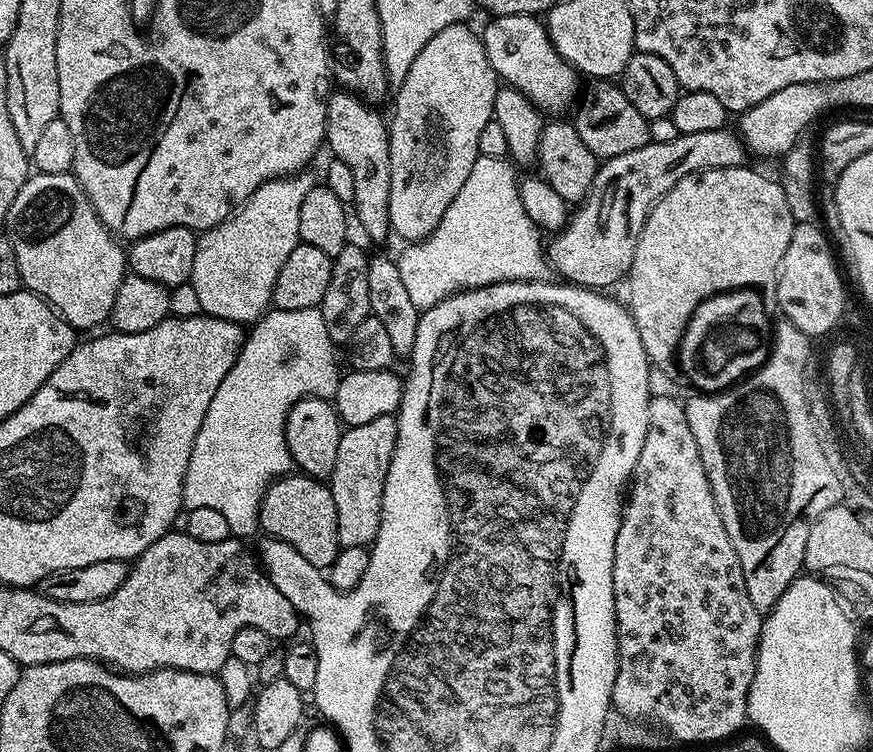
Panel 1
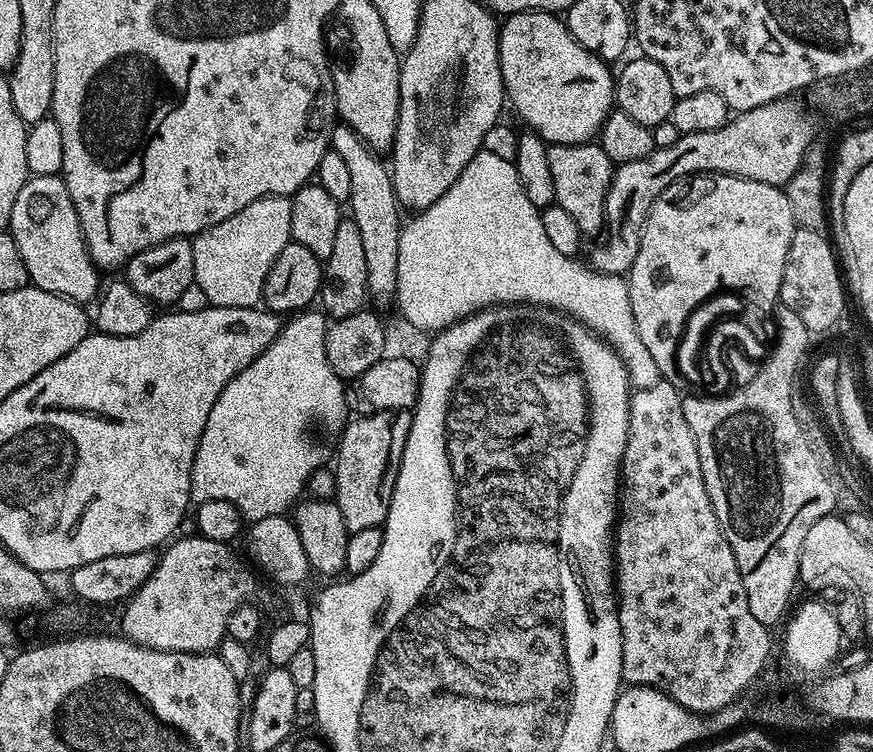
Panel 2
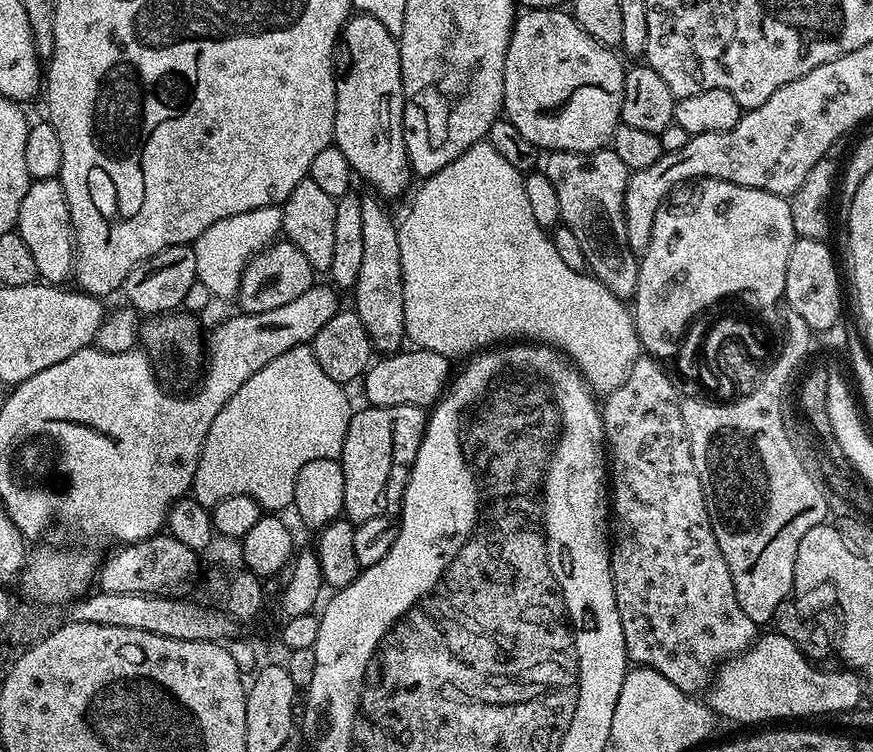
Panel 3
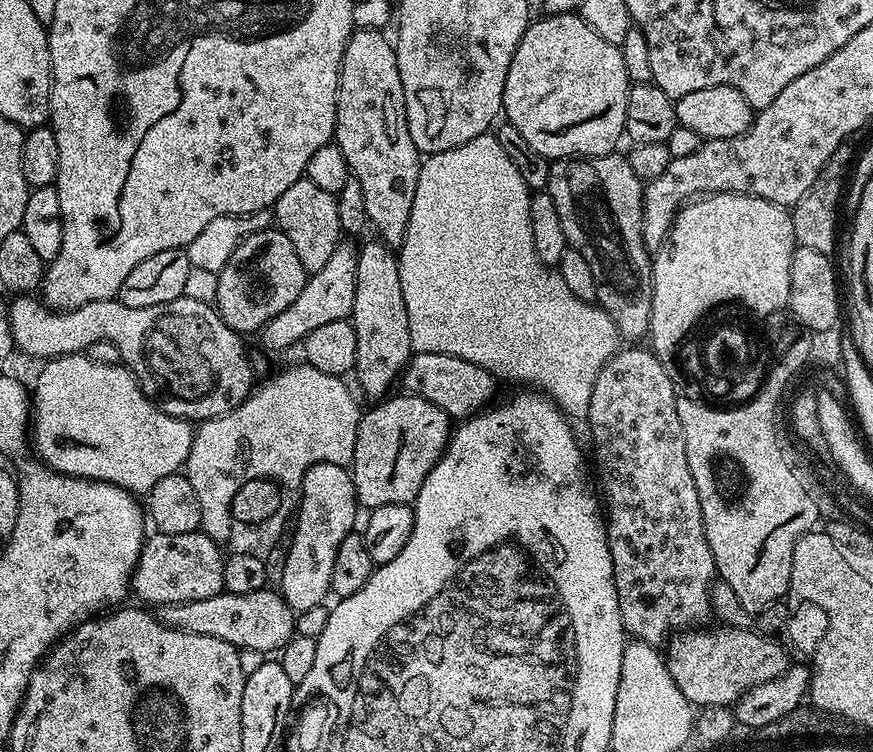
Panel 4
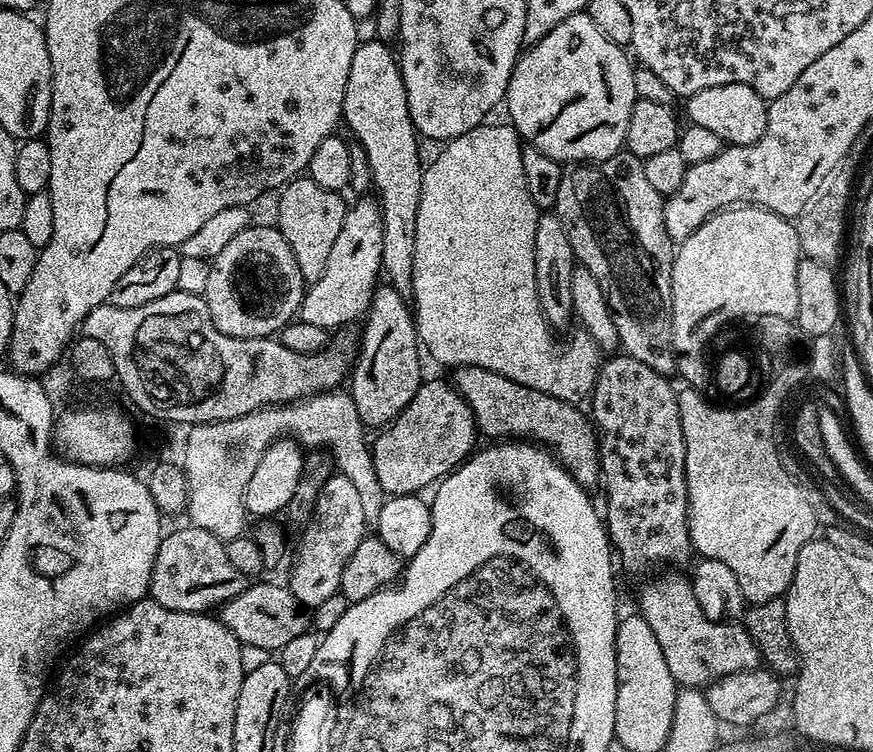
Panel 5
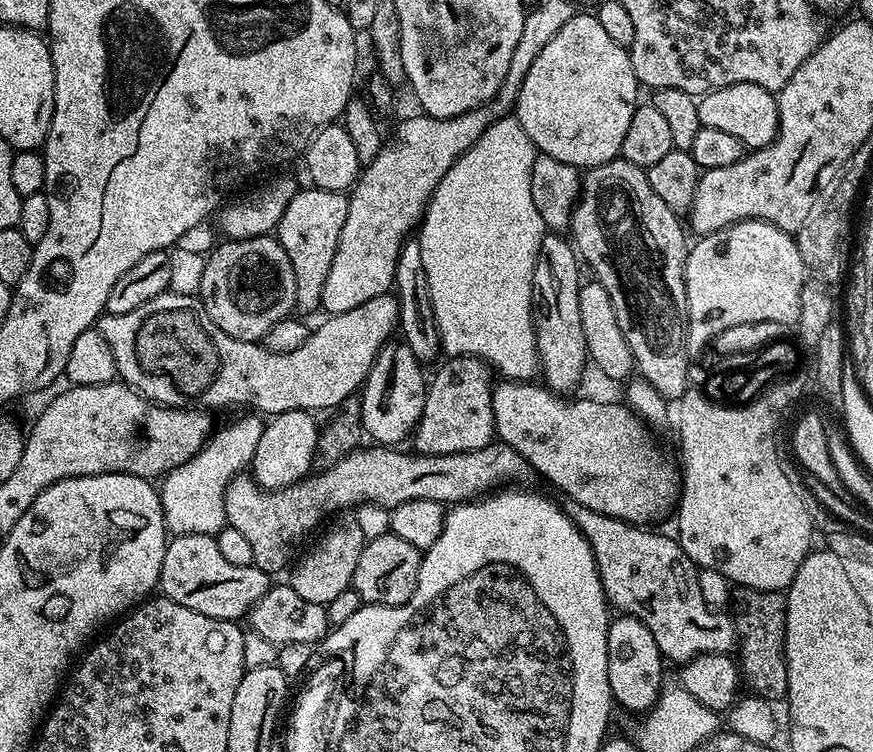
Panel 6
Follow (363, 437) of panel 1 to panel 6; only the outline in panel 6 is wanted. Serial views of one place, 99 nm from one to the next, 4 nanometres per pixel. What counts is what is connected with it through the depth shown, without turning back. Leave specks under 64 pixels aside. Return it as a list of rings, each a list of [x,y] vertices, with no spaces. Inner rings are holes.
[[[454,356],[443,361],[445,364],[436,372],[436,377],[429,379],[424,393],[424,409],[422,418],[416,423],[414,441],[415,451],[421,456],[445,456],[484,448],[493,443],[496,436],[494,426],[494,406],[492,405],[492,389],[494,372],[489,365],[477,356]]]

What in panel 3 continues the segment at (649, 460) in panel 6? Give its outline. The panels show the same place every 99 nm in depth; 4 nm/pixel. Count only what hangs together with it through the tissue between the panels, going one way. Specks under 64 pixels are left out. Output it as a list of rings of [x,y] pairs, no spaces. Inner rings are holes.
[[[413,347],[412,352],[397,350],[384,354],[369,367],[362,377],[364,396],[373,408],[386,406],[402,406],[413,404],[425,410],[431,409],[436,401],[444,395],[453,375],[453,361],[442,354],[434,354],[434,350]]]

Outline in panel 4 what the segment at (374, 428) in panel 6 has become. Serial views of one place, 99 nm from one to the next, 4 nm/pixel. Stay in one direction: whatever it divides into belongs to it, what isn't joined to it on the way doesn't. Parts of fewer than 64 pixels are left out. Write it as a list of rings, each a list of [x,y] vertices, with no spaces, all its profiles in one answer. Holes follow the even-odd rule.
[[[371,238],[364,245],[359,245],[356,254],[356,289],[354,290],[354,306],[352,307],[352,315],[350,317],[352,325],[354,326],[354,334],[358,338],[358,354],[356,355],[356,366],[354,369],[354,377],[360,383],[360,388],[368,396],[376,396],[372,398],[384,398],[393,391],[392,383],[399,381],[404,374],[404,367],[408,365],[409,360],[412,359],[414,353],[412,350],[412,343],[410,342],[410,322],[406,318],[406,302],[402,298],[402,278],[400,277],[400,262],[397,253],[393,251],[389,245],[385,244],[379,238]]]

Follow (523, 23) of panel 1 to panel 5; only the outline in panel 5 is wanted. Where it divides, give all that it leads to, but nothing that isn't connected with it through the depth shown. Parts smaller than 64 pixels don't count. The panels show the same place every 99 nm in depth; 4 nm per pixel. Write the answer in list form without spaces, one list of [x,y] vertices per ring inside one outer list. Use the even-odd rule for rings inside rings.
[[[587,11],[566,18],[566,22],[558,22],[546,38],[525,47],[510,74],[506,97],[507,119],[520,133],[521,141],[533,144],[542,154],[561,162],[599,162],[621,151],[630,126],[630,110],[638,99],[634,90],[634,64],[630,56],[628,61],[627,55],[621,45],[610,42],[590,22]]]

